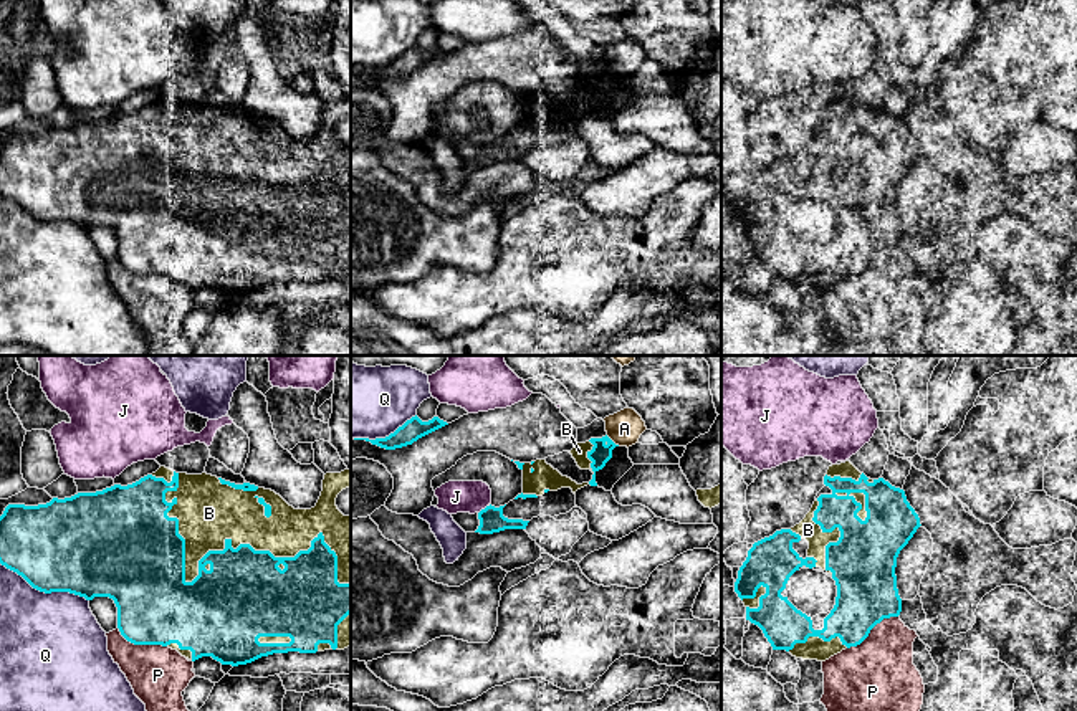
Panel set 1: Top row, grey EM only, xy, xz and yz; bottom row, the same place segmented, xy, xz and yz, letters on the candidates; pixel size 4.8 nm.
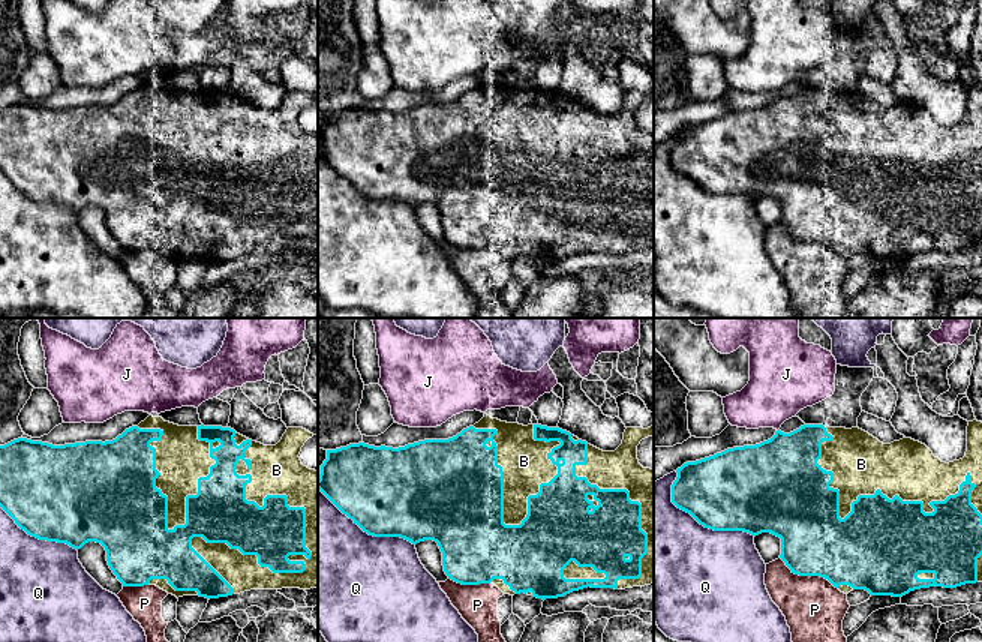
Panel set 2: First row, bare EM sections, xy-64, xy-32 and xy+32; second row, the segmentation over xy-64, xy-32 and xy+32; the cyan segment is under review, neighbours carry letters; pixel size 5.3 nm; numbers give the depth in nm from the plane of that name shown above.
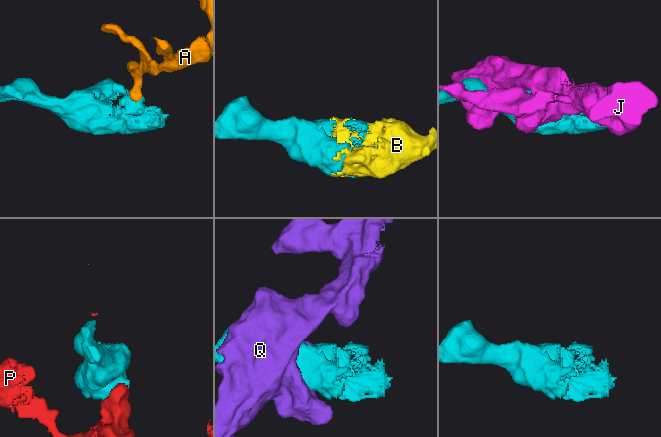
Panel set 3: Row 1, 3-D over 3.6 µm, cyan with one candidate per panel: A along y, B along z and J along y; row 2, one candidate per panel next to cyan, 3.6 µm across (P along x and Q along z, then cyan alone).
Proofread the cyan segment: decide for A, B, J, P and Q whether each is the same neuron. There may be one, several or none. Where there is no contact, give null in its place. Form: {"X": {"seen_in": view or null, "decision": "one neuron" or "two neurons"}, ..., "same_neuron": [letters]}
{"A": {"seen_in": "xz", "decision": "two neurons"}, "B": {"seen_in": "xy", "decision": "one neuron"}, "J": {"seen_in": "xz", "decision": "two neurons"}, "P": {"seen_in": "yz", "decision": "two neurons"}, "Q": {"seen_in": "xy", "decision": "two neurons"}, "same_neuron": ["B"]}

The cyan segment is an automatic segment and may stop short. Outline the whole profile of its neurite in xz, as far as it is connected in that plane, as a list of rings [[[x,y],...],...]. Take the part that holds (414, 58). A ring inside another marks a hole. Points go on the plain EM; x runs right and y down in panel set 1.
[[[417,45],[407,50],[402,56],[399,56],[394,63],[390,63],[385,68],[354,68],[354,69],[366,69],[371,71],[372,74],[377,74],[385,79],[395,79],[402,78],[407,74],[412,74],[419,68],[448,55],[447,51],[440,50],[438,46],[433,46],[428,51],[422,51]]]

